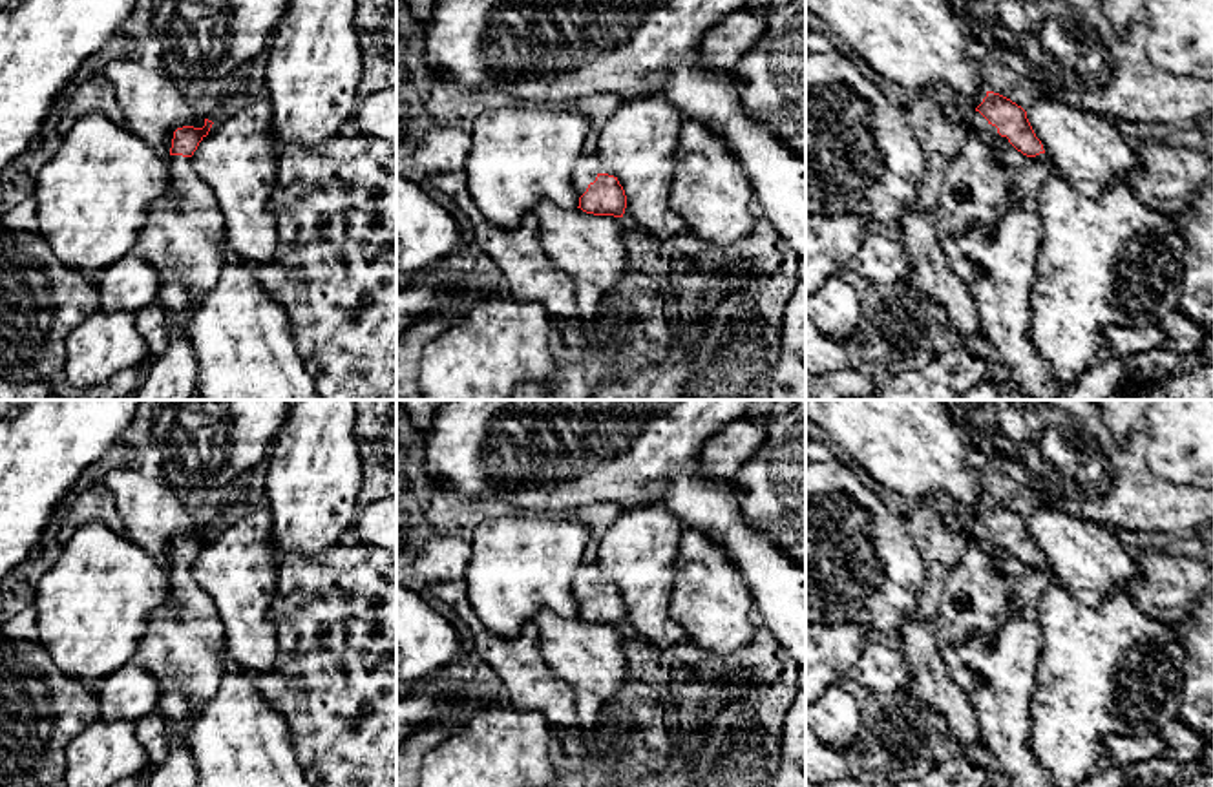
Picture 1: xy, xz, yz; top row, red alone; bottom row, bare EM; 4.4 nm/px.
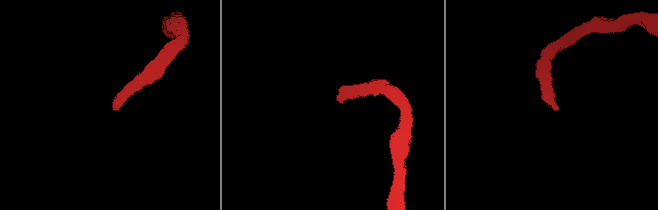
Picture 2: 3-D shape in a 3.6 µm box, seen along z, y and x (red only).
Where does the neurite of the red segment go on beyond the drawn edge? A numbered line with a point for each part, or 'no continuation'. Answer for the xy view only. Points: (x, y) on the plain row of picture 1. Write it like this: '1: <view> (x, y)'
1: xy (183, 643)

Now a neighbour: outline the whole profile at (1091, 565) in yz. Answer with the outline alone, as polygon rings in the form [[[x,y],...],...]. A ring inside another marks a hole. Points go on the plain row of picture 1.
[[[1049,504],[1025,520],[1054,581],[1080,603],[1100,604],[1142,575],[1133,551],[1092,520]]]

